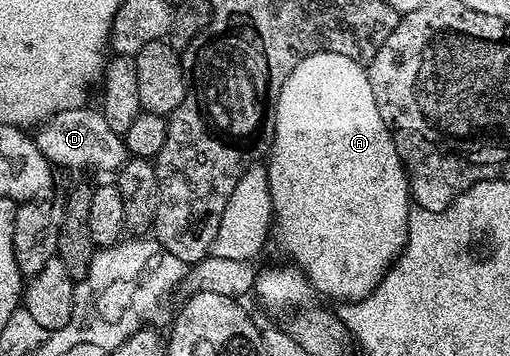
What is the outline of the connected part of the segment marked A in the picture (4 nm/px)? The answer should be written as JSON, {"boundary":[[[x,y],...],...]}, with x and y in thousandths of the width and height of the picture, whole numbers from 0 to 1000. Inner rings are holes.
{"boundary":[[[629,143],[598,157],[575,202],[567,202],[567,225],[545,244],[539,281],[539,390],[531,396],[527,441],[522,447],[524,525],[531,539],[531,587],[535,635],[547,643],[547,680],[563,699],[563,713],[580,736],[584,756],[612,806],[618,803],[633,826],[649,837],[667,837],[673,854],[706,848],[720,837],[743,803],[753,770],[767,756],[771,739],[790,711],[798,680],[798,621],[810,587],[806,525],[790,455],[775,413],[767,362],[755,348],[747,315],[739,303],[739,281],[731,270],[731,247],[724,236],[724,213],[714,177],[692,169],[684,157],[661,154],[659,146]]]}

